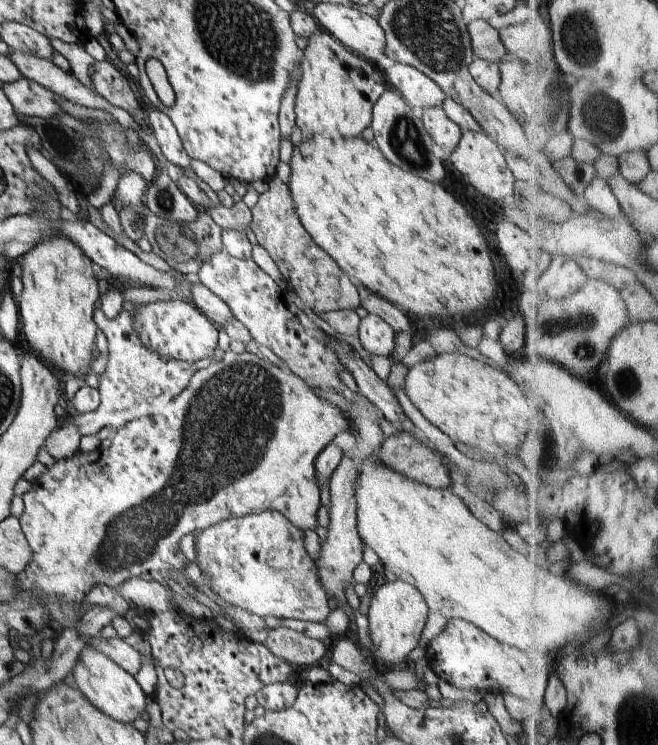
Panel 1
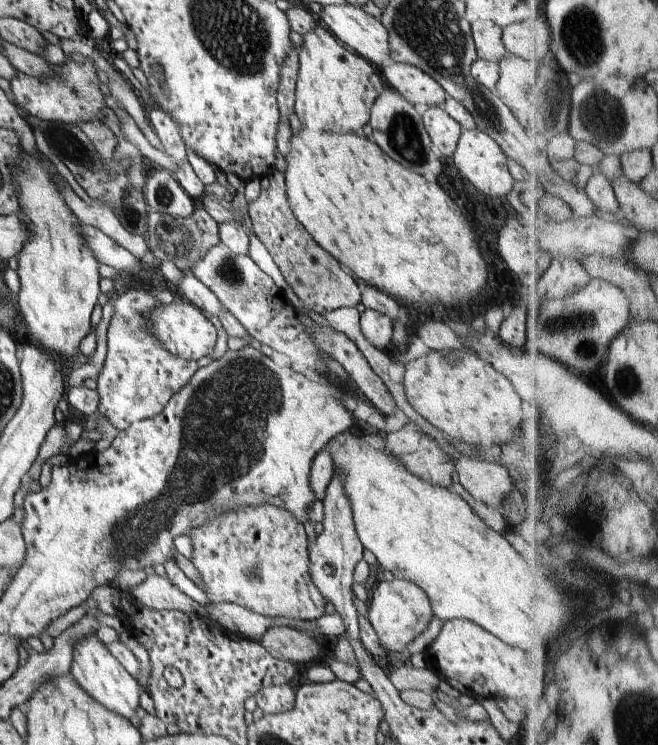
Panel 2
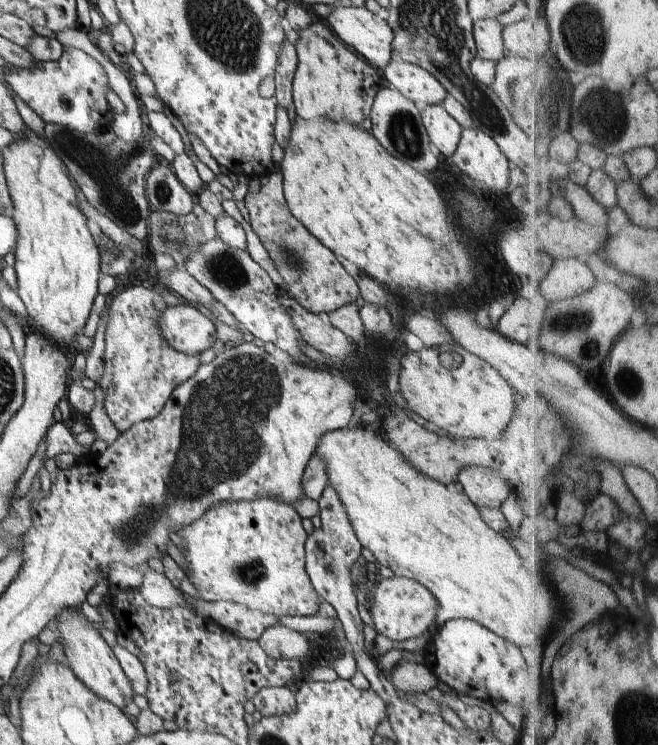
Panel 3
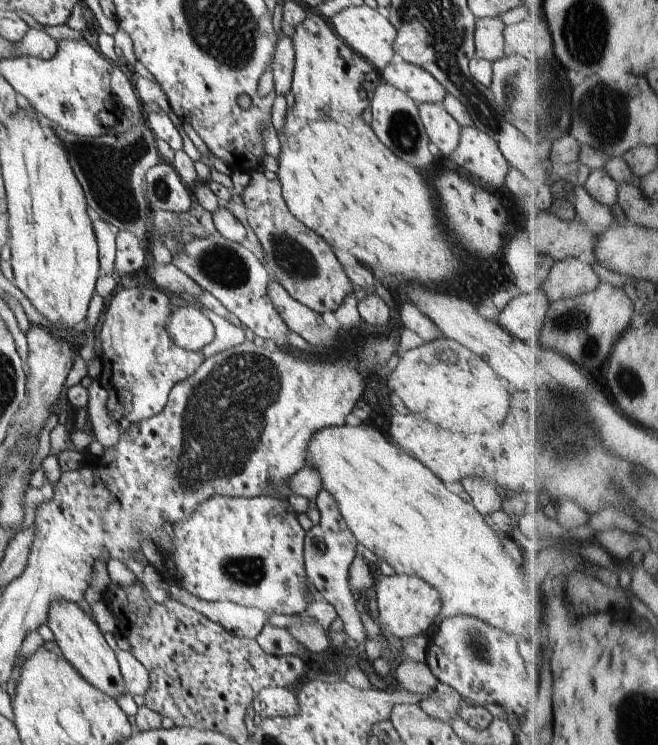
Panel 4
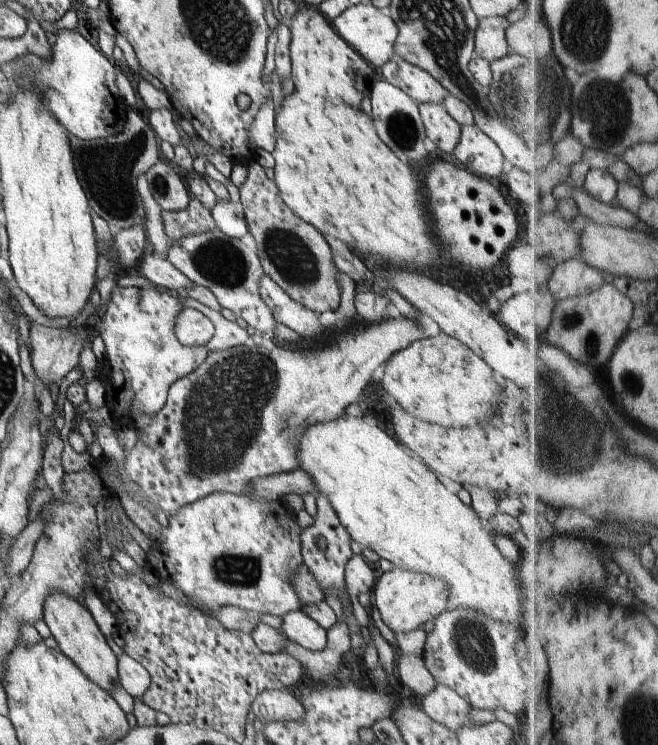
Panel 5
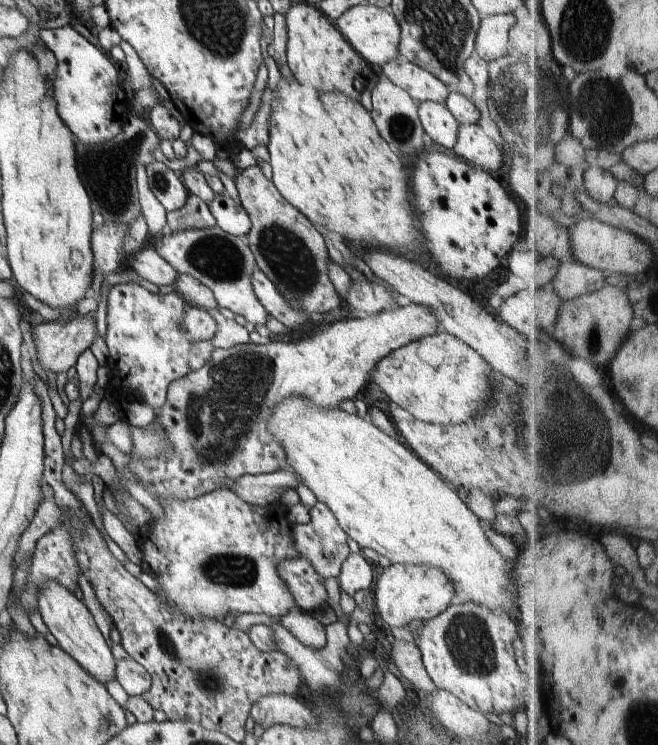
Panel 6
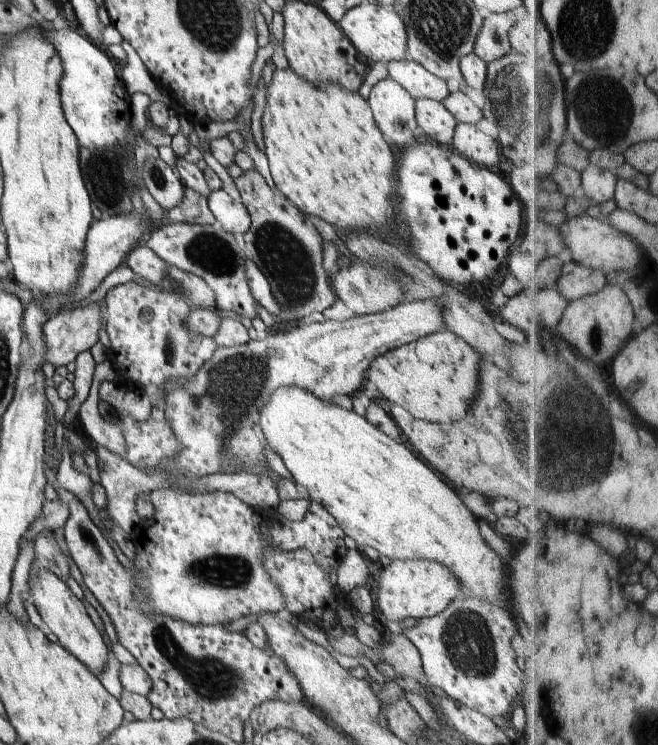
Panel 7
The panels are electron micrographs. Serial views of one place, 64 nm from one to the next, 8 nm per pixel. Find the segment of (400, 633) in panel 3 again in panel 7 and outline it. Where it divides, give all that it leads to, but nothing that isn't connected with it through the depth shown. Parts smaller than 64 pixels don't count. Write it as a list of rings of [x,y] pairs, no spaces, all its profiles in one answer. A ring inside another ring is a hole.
[[[406,559],[393,560],[388,566],[383,568],[380,575],[378,603],[376,611],[381,611],[387,620],[396,620],[401,624],[405,618],[430,618],[442,612],[454,599],[461,596],[461,586],[459,580],[451,573],[450,569],[439,562],[426,559]]]

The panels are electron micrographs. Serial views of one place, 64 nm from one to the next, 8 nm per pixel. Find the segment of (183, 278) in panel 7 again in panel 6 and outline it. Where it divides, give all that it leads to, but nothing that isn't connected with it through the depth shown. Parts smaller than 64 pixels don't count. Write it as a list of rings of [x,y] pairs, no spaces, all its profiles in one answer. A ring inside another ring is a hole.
[[[178,273],[174,286],[171,284],[162,284],[159,286],[159,292],[168,294],[168,292],[178,292],[184,298],[187,304],[194,304],[200,309],[216,309],[216,302],[213,292],[205,285],[198,282],[193,276]]]

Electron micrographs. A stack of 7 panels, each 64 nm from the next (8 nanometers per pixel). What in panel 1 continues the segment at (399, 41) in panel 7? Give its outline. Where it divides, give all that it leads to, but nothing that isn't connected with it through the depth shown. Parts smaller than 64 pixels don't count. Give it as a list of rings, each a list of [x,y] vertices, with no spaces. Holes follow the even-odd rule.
[[[318,3],[312,16],[346,49],[372,64],[384,55],[386,38],[380,24],[350,4]]]

